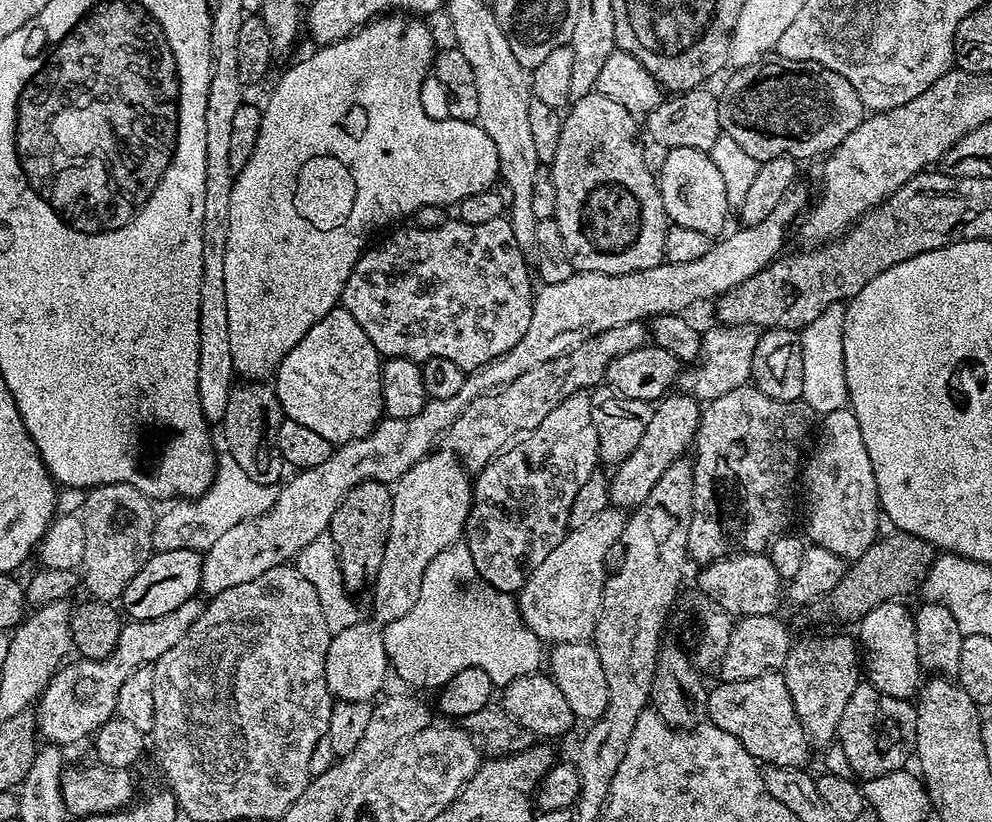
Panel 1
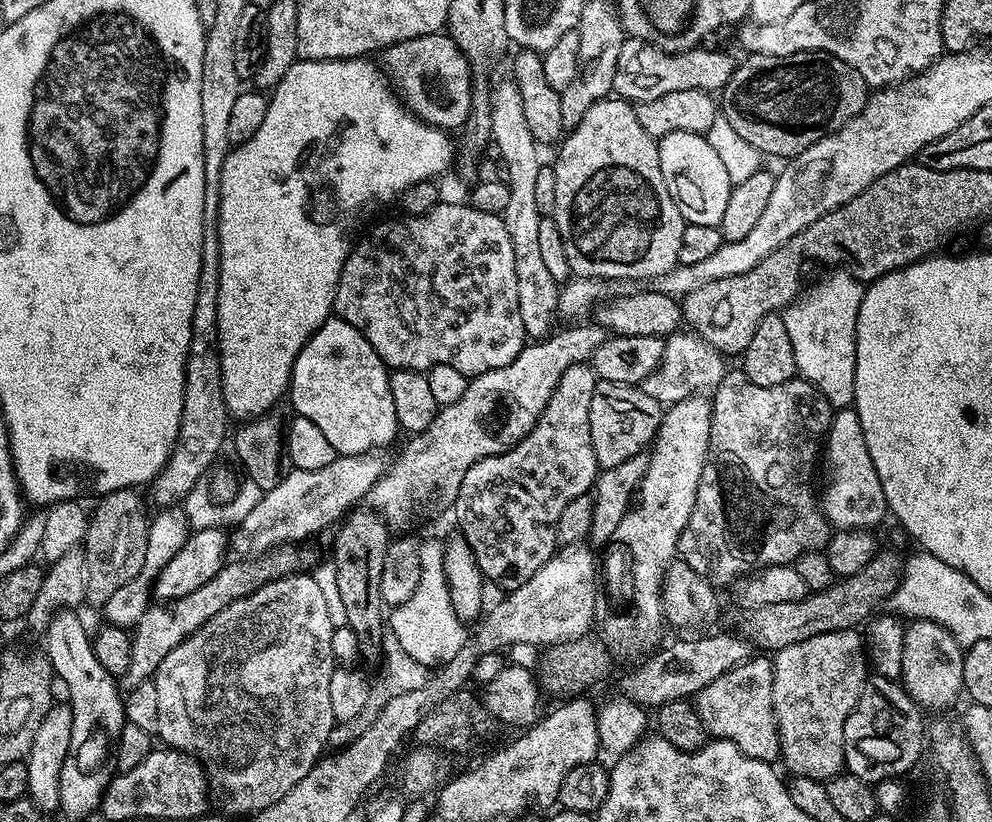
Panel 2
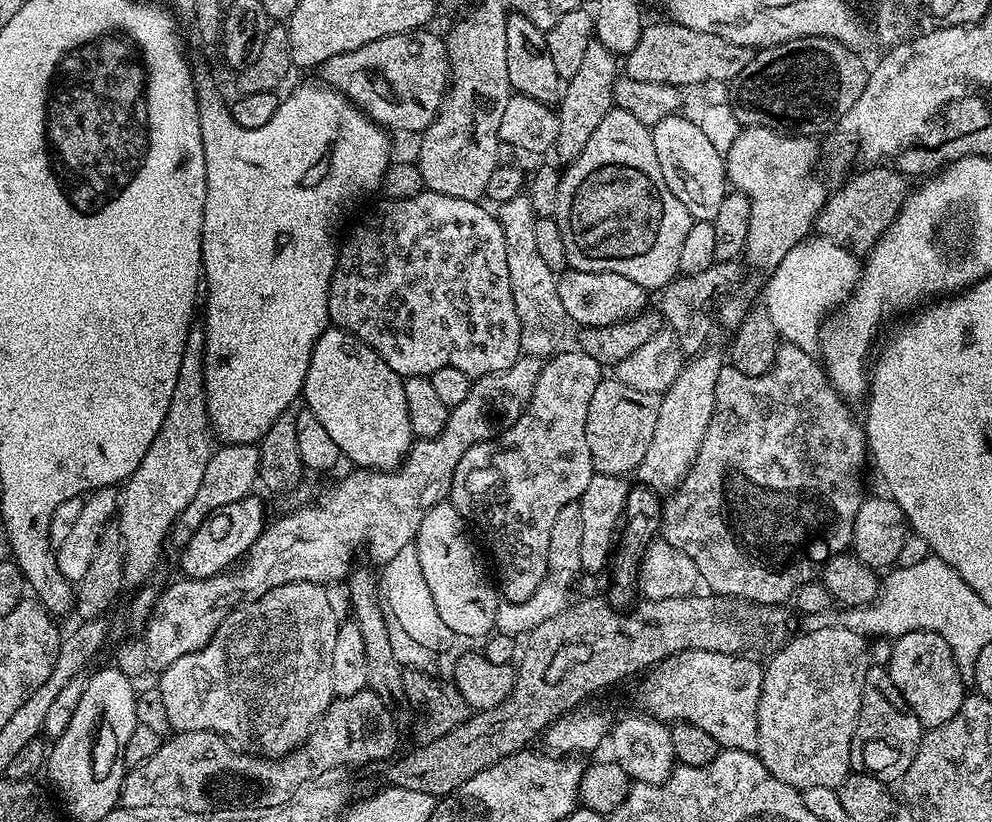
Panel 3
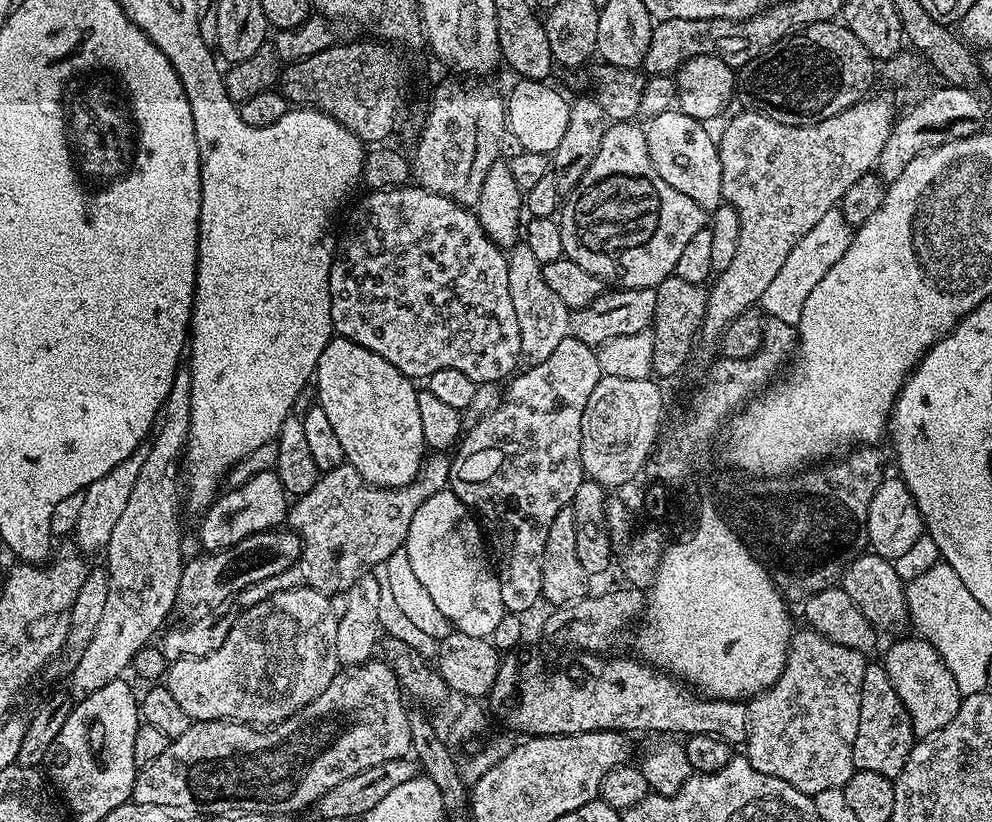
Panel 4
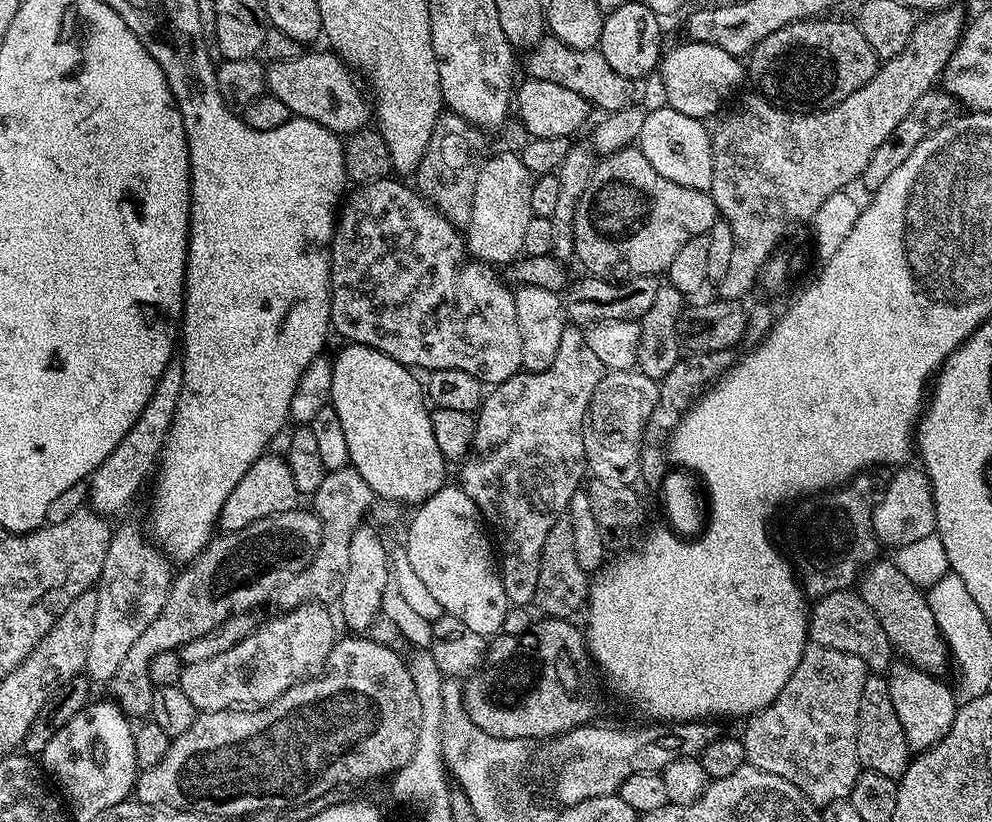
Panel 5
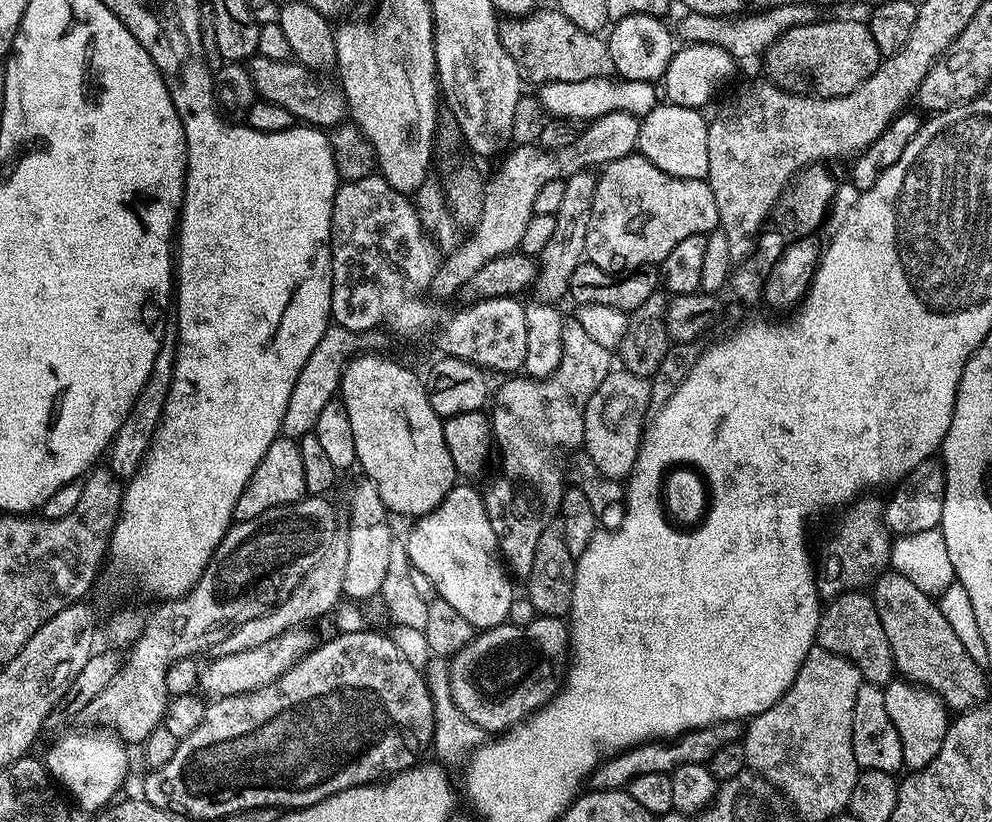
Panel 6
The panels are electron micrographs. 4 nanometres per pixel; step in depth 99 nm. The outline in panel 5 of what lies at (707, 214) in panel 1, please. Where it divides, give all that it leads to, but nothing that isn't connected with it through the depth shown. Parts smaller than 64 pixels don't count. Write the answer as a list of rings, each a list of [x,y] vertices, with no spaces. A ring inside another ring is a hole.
[[[664,107],[649,111],[637,138],[640,152],[658,174],[678,185],[707,191],[713,180],[712,138],[701,119]]]

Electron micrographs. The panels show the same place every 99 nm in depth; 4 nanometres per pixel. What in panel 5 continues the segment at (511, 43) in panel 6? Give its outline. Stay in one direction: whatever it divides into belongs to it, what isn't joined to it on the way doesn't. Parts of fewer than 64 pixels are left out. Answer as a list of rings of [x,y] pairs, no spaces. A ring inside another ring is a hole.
[[[544,38],[537,46],[527,53],[527,75],[534,80],[545,80],[557,83],[568,90],[574,90],[582,98],[588,100],[590,105],[601,108],[601,113],[611,114],[620,112],[633,103],[633,81],[619,76],[606,62],[606,58],[598,50],[572,49],[555,38]]]

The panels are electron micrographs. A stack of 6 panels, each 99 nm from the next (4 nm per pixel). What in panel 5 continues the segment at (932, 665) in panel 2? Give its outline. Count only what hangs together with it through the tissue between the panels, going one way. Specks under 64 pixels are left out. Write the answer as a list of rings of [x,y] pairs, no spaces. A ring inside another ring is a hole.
[[[896,662],[888,669],[886,679],[890,686],[890,702],[894,702],[898,722],[902,722],[906,742],[913,753],[925,752],[942,738],[946,738],[956,717],[958,699],[956,700],[957,693],[955,691],[952,693],[943,684],[945,681],[941,677],[932,676],[910,663]]]

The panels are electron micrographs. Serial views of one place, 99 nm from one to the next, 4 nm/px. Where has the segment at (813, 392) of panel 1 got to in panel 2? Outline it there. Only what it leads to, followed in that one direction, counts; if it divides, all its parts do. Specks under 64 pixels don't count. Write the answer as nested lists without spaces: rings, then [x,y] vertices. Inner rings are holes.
[[[843,270],[831,271],[828,276],[789,304],[782,315],[794,347],[797,373],[819,389],[833,407],[849,407],[854,402],[856,328],[864,286]]]

